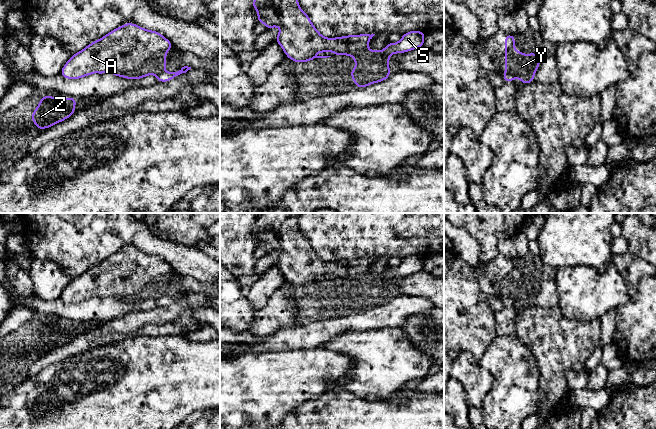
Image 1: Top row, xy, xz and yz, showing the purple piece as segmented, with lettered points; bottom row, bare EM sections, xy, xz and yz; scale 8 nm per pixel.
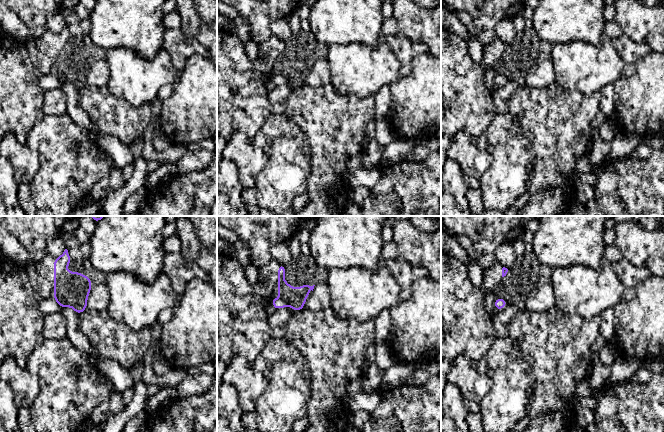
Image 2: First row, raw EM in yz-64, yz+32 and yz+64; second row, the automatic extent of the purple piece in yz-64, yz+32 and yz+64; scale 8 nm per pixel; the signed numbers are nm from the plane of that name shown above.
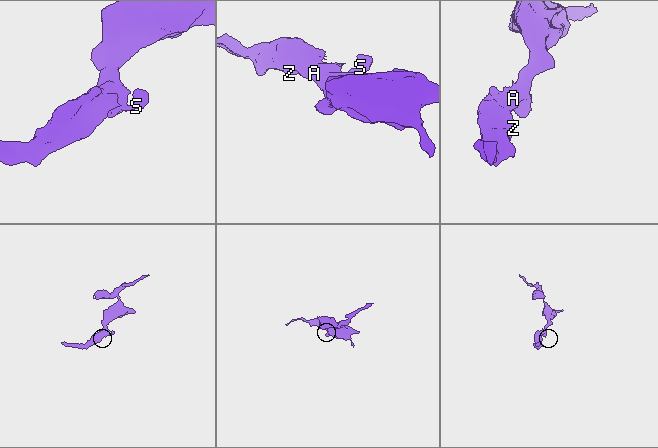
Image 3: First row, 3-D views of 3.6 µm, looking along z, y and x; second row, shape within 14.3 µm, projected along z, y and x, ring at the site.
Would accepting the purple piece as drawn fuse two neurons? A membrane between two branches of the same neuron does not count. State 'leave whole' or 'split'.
split

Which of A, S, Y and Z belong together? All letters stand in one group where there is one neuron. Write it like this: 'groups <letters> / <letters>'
groups A Y Z / S

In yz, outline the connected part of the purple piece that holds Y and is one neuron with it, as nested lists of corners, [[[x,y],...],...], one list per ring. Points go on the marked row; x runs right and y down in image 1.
[[[505,35],[505,72],[517,77],[523,84],[534,82],[534,74],[538,70],[542,57],[535,52],[529,55],[514,49],[514,35]]]

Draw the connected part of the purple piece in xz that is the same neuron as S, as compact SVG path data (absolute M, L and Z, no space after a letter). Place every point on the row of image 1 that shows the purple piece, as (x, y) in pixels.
M410 31L402 35L402 38L397 43L388 43L383 53L391 55L395 53L405 53L424 46L425 34L422 31Z

